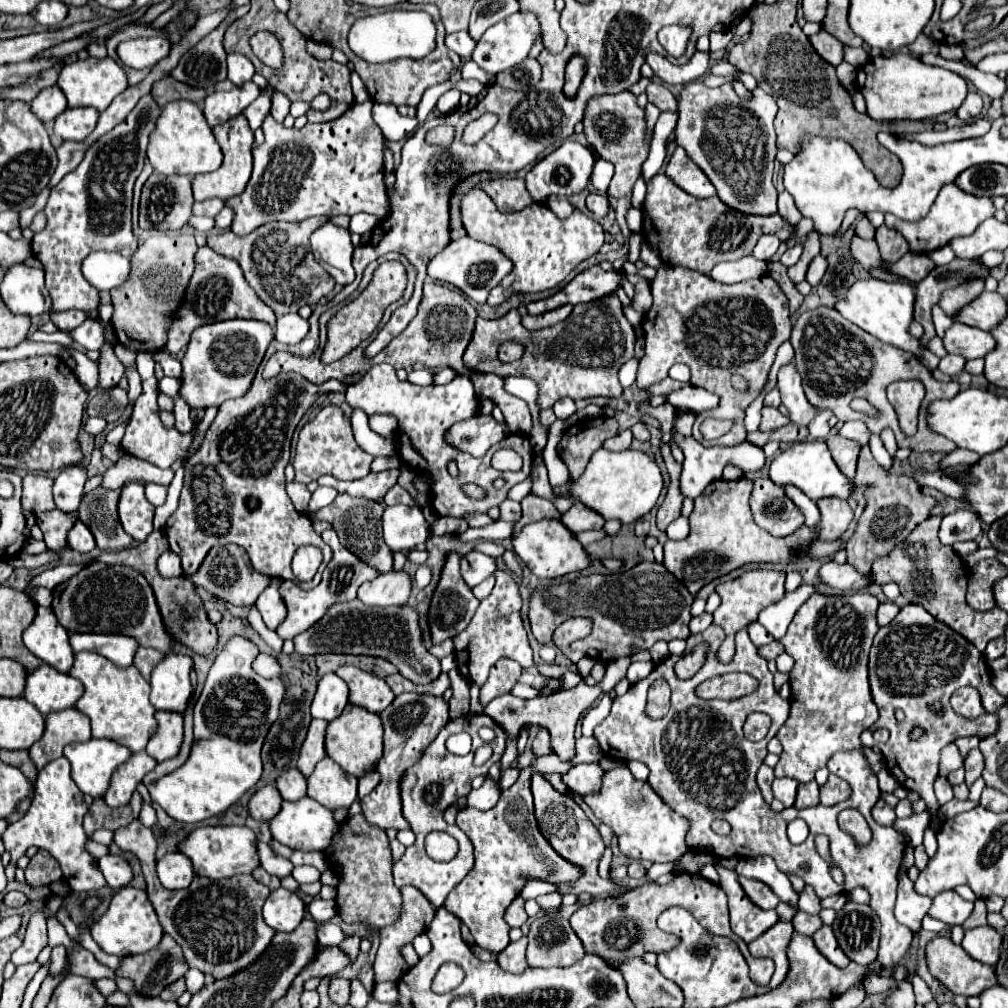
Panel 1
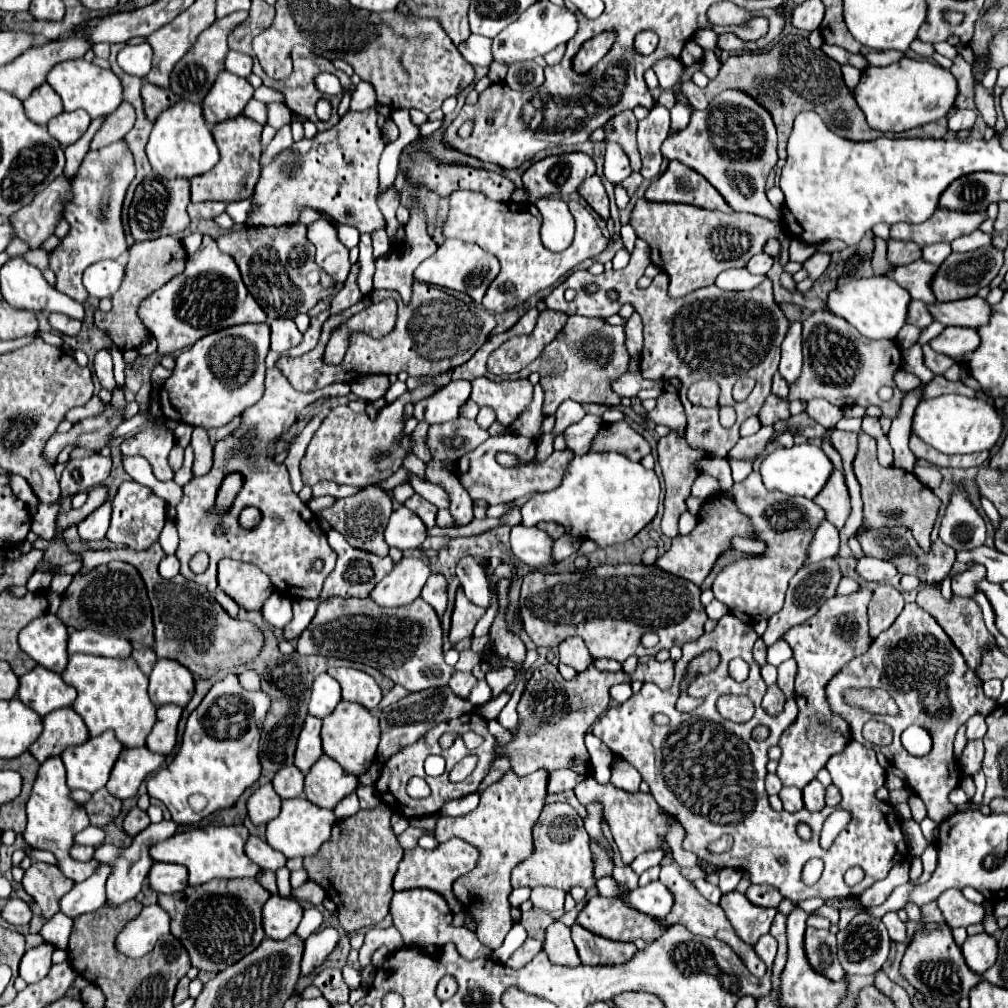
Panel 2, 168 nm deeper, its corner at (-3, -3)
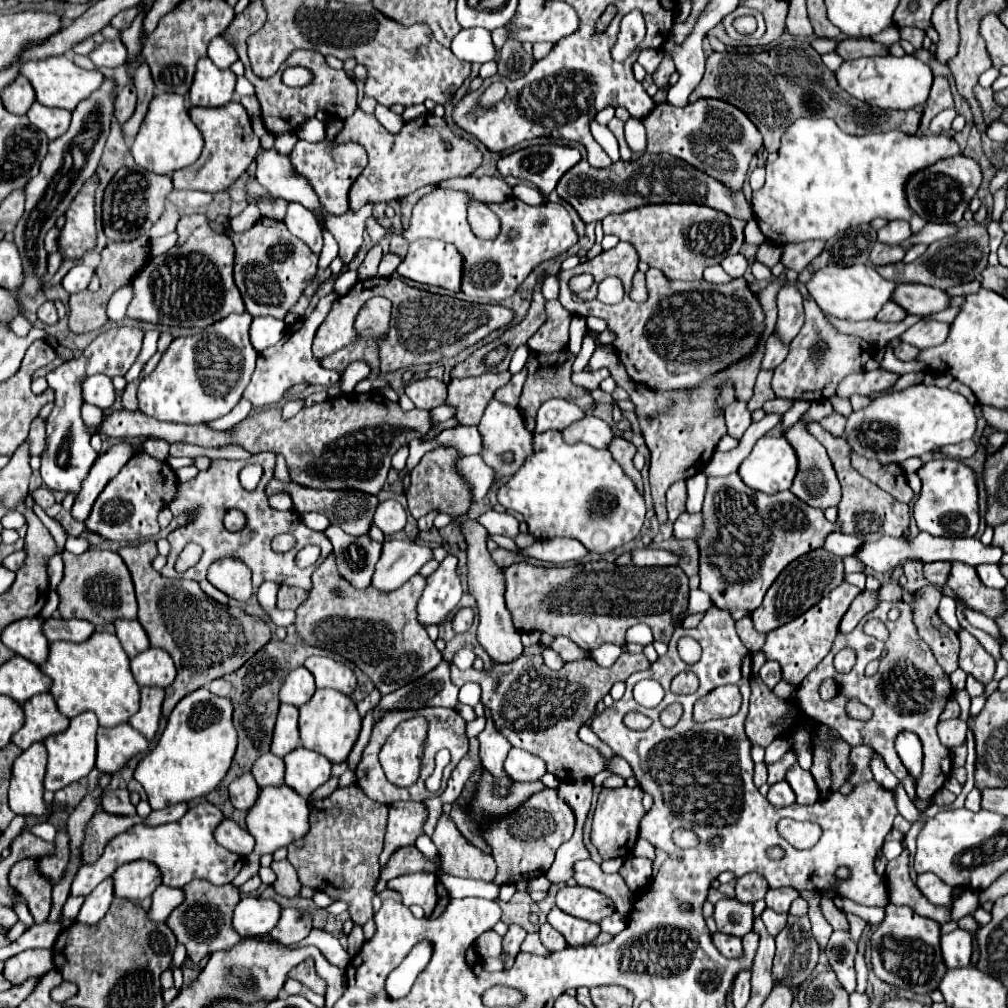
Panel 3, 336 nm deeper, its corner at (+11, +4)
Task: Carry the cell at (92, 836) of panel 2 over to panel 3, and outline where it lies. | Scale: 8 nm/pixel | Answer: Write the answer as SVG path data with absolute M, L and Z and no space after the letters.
M37 823L37 825L29 827L29 831L31 831L33 835L37 835L37 837L45 839L45 841L53 841L53 839L55 839L55 833L57 833L51 823Z

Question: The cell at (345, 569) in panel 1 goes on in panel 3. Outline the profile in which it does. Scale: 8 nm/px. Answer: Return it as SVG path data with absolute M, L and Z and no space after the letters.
M331 525L325 535L333 543L333 551L337 557L337 569L343 579L347 579L353 587L369 587L375 563L381 555L381 543L373 541L369 535L353 537L341 531L341 527Z

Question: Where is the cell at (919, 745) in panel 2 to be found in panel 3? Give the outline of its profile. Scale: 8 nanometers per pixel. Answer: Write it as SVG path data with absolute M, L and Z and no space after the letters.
M903 731L897 737L895 747L897 747L897 753L899 753L899 757L901 757L907 773L909 773L901 783L907 791L907 795L913 799L915 797L915 781L921 777L921 761L923 761L921 741L911 731Z

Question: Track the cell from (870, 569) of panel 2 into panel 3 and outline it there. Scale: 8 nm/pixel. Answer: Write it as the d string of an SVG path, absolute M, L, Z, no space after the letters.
M919 531L919 535L907 537L907 539L893 539L893 537L885 535L875 543L865 543L855 557L861 559L867 567L871 567L877 573L889 573L897 565L901 565L909 559L917 559L917 561L963 561L963 563L975 567L979 563L995 563L997 565L1001 555L1003 555L1003 551L999 547L985 547L975 537L971 537L971 539L949 539L949 537L929 535L927 531Z

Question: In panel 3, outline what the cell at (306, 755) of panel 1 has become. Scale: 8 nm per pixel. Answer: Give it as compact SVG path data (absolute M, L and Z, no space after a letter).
M279 705L277 723L273 731L271 741L271 753L277 757L285 757L289 751L293 751L299 745L299 727L297 727L299 711L293 705Z

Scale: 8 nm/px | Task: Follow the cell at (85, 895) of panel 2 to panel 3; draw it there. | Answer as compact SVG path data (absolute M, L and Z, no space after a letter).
M199 803L197 807L189 809L185 817L173 823L163 823L161 827L149 827L149 825L135 825L127 829L125 833L113 837L103 855L93 865L83 865L81 871L77 871L73 883L71 883L71 895L89 895L105 877L111 877L111 873L129 861L147 859L155 863L161 871L163 885L169 887L183 887L191 883L193 879L205 879L213 885L227 885L231 883L237 873L243 867L243 857L237 853L231 853L217 845L213 831L217 823L223 821L223 813L211 805L211 803Z

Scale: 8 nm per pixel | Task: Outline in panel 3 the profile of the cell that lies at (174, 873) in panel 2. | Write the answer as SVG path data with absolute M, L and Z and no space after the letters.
M133 861L117 867L111 879L115 897L139 901L149 897L161 885L161 871L155 867L155 863Z

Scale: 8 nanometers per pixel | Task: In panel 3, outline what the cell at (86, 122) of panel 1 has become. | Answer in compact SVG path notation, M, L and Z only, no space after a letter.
M33 103L31 109L27 111L27 117L49 139L61 137L69 129L69 121L71 121L69 111L65 111L65 109L49 109L49 107L43 107L41 103Z

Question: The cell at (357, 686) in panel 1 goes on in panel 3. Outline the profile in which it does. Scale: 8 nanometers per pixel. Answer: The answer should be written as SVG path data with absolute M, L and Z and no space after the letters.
M312 656L303 665L313 673L317 687L331 687L345 695L355 691L357 679L345 663L329 656Z

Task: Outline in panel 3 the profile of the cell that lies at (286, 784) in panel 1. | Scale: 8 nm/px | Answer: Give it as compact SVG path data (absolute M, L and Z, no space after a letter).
M265 753L255 759L255 763L251 767L251 775L255 777L259 787L279 785L279 783L283 783L283 777L285 777L285 763L281 757Z

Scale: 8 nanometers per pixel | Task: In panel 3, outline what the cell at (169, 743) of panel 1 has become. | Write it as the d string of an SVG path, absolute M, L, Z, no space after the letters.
M143 687L141 689L141 707L139 711L129 717L129 723L141 731L147 739L153 739L157 733L157 725L161 719L161 703L163 703L163 689L159 687Z

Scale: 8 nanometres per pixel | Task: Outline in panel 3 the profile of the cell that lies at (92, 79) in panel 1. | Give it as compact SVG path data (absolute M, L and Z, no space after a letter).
M67 55L61 57L45 57L45 59L29 59L19 65L19 75L27 77L35 89L35 99L45 107L59 107L73 111L79 101L87 99L103 81L99 71L85 71L77 67Z

